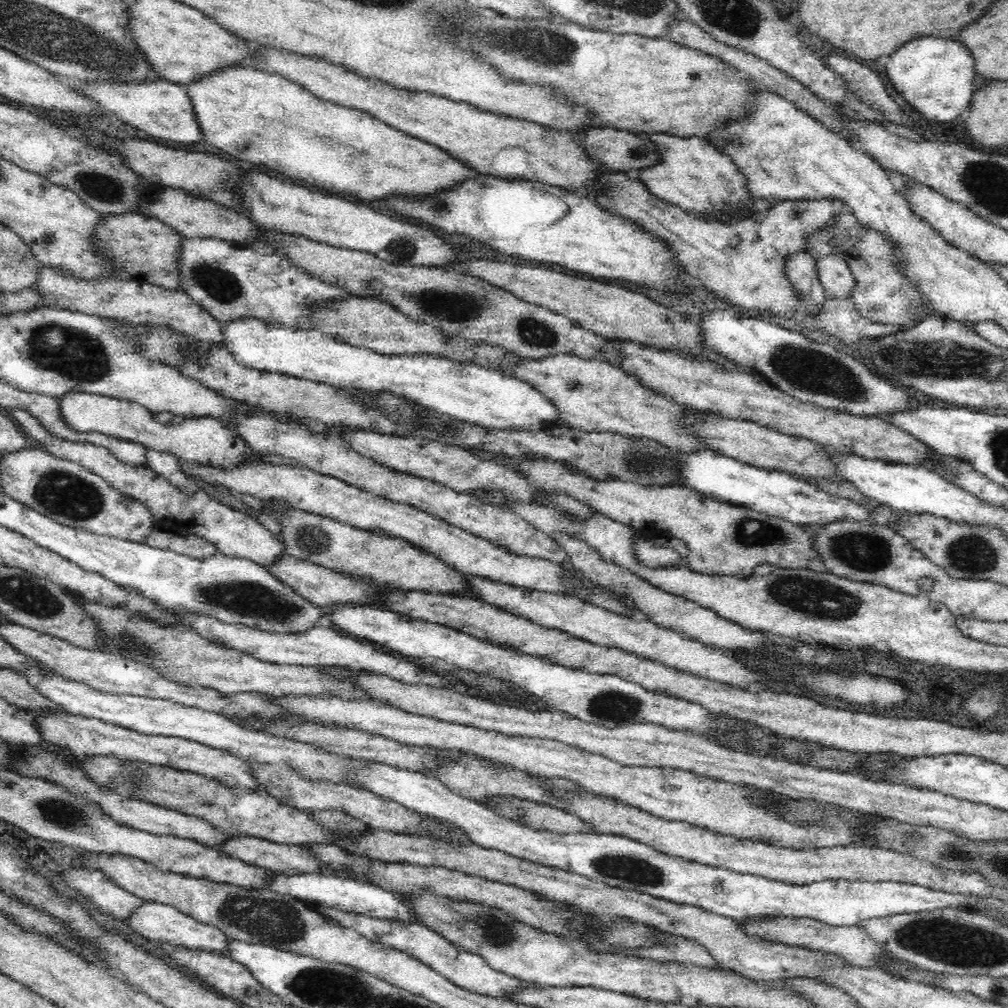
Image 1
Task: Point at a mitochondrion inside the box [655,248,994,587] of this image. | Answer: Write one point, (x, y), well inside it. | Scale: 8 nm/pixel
(818, 373)

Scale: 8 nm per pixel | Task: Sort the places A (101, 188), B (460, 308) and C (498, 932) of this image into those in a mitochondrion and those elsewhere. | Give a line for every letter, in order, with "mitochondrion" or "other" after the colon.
A: mitochondrion
B: mitochondrion
C: mitochondrion

